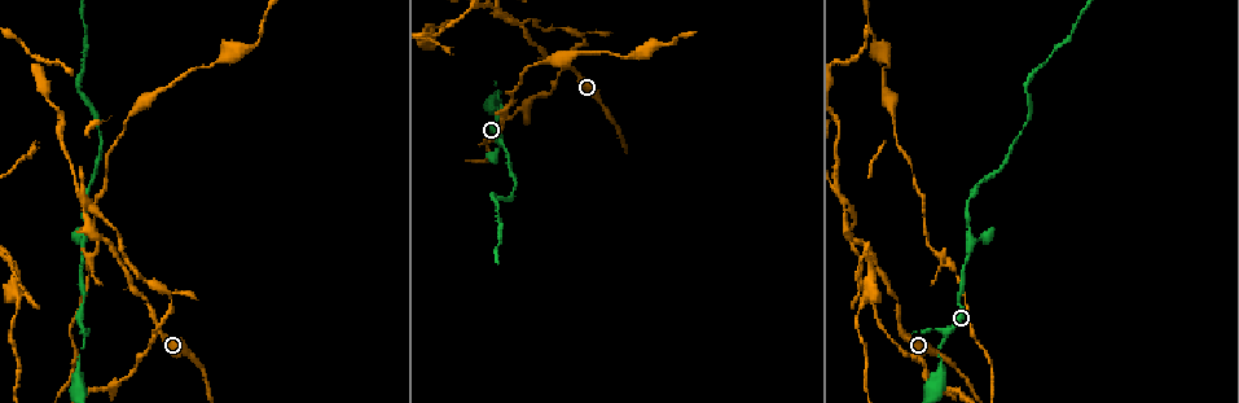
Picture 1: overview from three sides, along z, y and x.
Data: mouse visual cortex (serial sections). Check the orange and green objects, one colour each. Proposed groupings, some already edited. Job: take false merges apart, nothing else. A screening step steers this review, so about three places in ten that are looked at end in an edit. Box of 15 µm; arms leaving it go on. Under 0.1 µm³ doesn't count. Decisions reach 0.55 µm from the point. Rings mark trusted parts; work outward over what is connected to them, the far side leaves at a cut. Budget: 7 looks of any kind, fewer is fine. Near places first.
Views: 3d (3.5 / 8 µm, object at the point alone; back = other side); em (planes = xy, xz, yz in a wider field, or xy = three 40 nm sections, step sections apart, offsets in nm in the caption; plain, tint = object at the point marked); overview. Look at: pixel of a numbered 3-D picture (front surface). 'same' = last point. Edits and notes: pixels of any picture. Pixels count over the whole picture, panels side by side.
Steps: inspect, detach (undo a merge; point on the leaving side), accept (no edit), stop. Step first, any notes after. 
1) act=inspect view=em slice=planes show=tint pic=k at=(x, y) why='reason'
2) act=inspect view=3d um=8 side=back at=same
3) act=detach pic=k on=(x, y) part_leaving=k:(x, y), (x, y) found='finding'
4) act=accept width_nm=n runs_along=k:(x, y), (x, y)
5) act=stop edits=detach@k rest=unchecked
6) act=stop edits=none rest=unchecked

act=inspect view=3d um=3.5 pic=1 at=(944, 340)

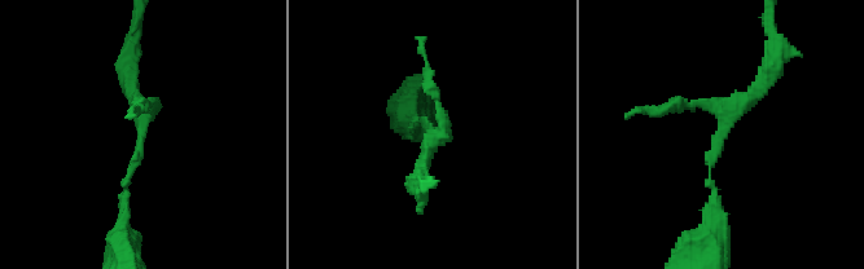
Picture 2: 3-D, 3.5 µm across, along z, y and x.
act=inspect view=em slice=xy step=3 show=tint pic=2 at=(714, 140) why='now the EM'

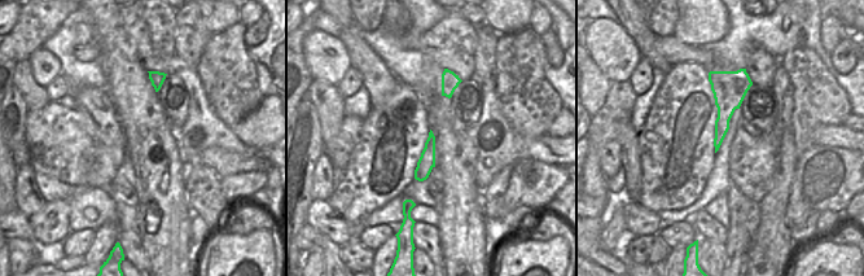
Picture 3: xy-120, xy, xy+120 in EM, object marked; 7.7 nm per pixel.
act=inspect view=em slice=xy step=1 show=tint at=same

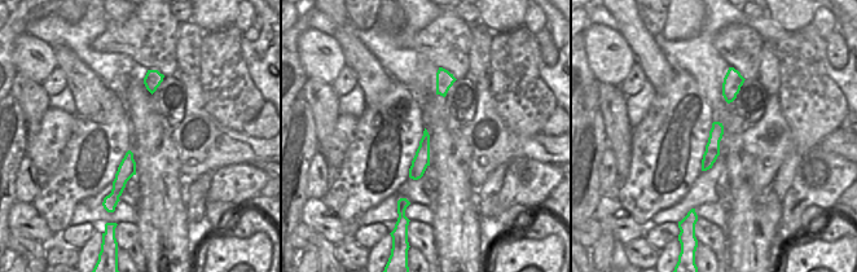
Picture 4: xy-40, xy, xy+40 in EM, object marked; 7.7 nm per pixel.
act=accept found='one cell here'

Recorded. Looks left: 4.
act=inspect view=3d um=8 pic=1 at=(968, 226) why='a narrow waist'

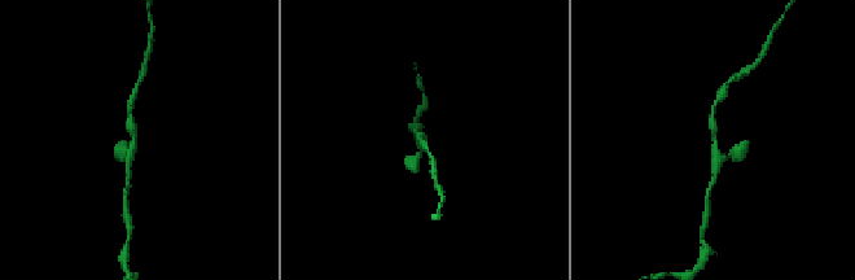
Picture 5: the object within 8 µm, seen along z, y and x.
act=inspect view=em slice=planes show=tint pic=5 at=(136, 133) why='need the tissue'

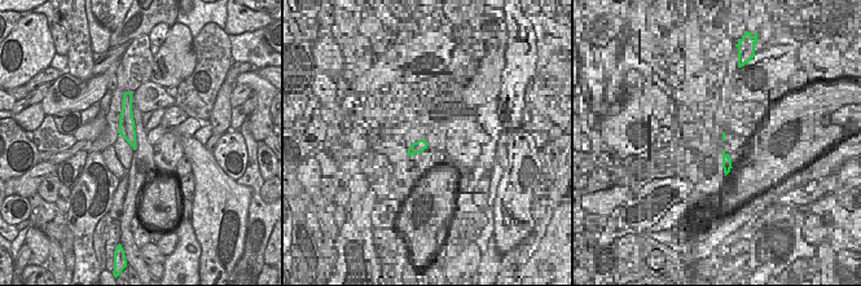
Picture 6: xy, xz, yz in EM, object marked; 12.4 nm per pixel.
act=accept width_nm=190 runs_along=6:(128, 101), (127, 131), (132, 141) found='all the same cell'

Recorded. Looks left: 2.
act=inspect view=3d um=3.5 pic=1 at=(873, 261)

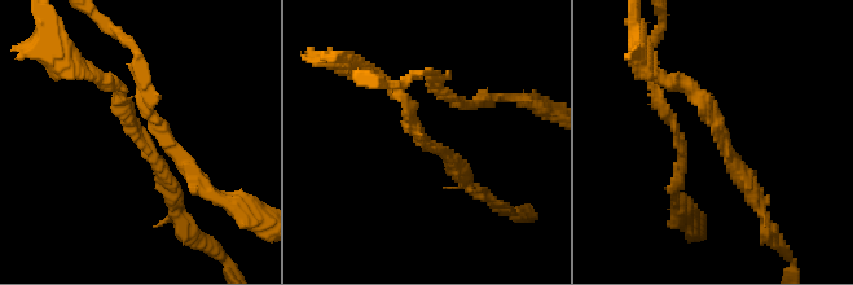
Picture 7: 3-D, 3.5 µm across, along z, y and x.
act=inspect view=em slice=xy step=3 show=tint pic=7 at=(139, 135) arm_widths_nm=150,200 why='now the EM'

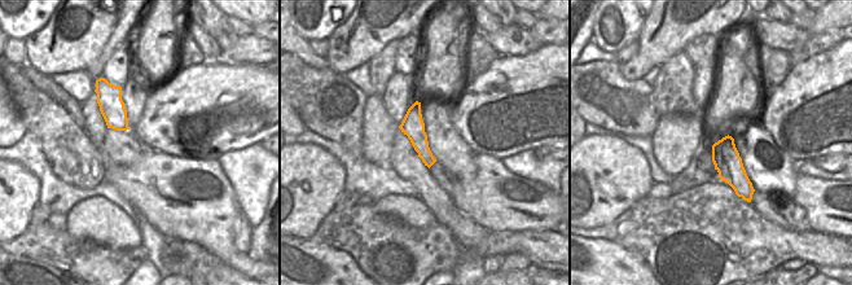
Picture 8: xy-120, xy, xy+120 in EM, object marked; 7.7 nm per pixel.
act=accept found='one cell here'

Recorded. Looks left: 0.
act=stop edits=none rest=unchecked

